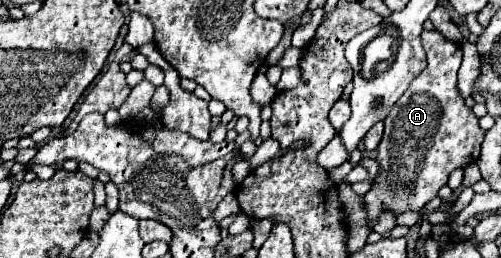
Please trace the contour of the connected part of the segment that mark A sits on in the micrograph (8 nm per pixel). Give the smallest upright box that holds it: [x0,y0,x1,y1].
[363,30,485,224]

